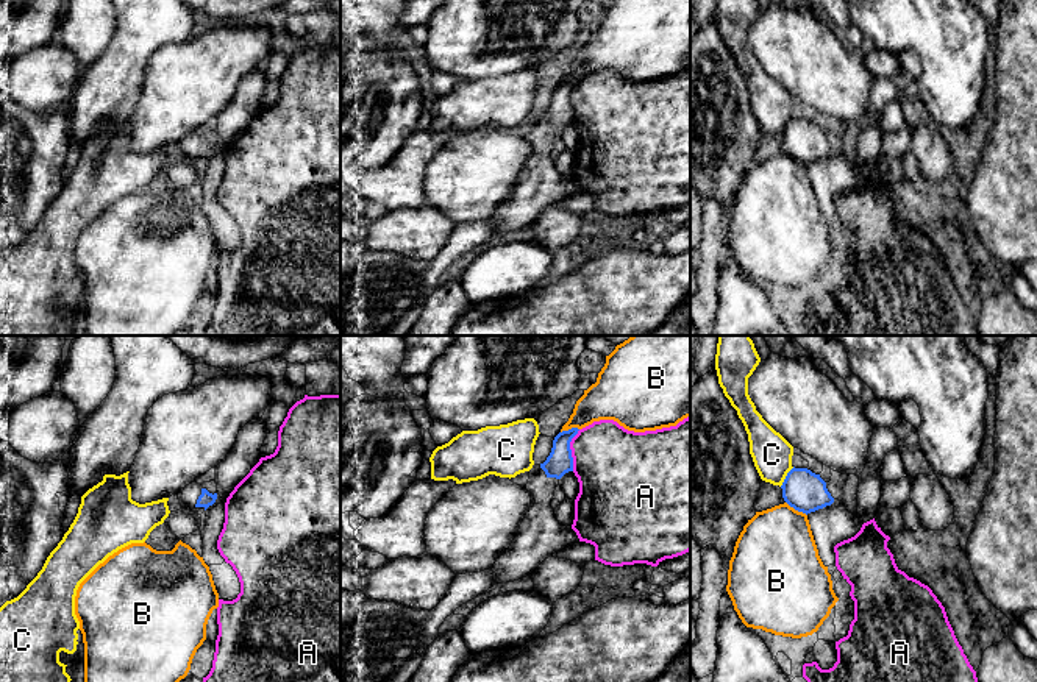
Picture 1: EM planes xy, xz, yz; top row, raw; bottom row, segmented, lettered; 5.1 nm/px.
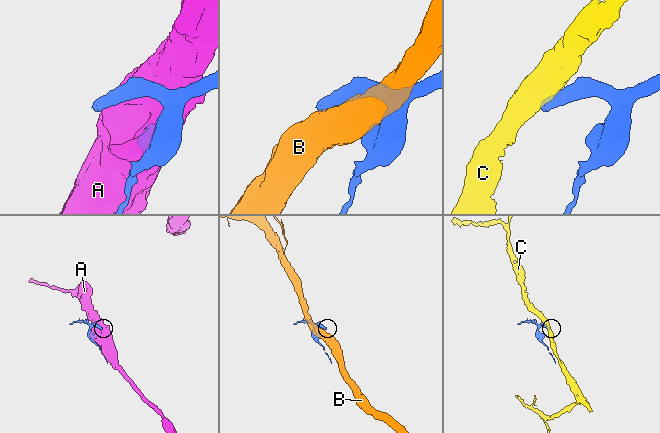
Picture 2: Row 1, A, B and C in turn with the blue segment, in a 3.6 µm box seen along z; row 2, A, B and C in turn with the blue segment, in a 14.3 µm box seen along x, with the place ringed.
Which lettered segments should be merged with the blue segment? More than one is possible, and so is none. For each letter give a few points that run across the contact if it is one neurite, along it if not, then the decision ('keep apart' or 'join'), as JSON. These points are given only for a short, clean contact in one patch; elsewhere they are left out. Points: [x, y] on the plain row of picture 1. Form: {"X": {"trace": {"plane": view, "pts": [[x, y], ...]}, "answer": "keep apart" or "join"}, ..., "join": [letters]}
{"A": {"answer": "keep apart"}, "B": {"answer": "keep apart"}, "C": {"trace": {"plane": "yz", "pts": [[794, 117], [780, 136]]}, "answer": "keep apart"}, "join": []}

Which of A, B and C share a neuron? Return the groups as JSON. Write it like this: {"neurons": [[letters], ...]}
{"neurons": [["A"], ["B"], ["C"]]}

